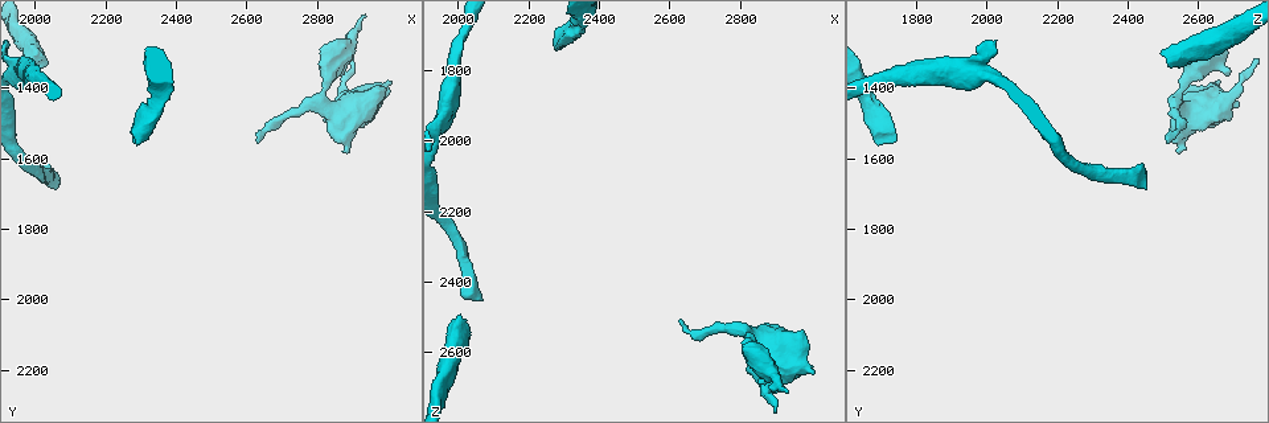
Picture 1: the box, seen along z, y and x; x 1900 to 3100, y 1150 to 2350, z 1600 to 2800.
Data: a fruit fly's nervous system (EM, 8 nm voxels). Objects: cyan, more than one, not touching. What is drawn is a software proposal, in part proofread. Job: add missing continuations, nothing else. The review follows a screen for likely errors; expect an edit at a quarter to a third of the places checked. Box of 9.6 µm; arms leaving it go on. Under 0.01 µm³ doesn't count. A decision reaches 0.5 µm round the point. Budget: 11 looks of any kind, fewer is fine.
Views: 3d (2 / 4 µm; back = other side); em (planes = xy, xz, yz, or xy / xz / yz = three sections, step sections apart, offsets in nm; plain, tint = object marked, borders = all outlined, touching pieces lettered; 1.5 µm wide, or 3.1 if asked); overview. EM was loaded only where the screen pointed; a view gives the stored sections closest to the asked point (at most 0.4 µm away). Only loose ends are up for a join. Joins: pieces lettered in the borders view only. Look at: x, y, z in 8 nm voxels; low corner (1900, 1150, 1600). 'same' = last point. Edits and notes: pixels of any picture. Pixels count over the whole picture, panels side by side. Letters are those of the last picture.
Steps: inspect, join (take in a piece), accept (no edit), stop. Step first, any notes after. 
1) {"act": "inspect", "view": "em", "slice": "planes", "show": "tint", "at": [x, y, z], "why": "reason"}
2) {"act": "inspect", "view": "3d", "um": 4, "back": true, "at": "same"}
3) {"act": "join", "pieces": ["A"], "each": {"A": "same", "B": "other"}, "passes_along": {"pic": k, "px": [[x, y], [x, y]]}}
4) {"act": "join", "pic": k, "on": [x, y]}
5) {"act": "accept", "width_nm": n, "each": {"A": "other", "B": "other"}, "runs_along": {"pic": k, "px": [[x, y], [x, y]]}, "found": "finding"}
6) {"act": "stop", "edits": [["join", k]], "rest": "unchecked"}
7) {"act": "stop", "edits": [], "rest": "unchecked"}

{"act": "inspect", "view": "em", "slice": "yz", "step": 8, "show": "borders", "at": [2050, 1680, 2450], "why": "an open end"}

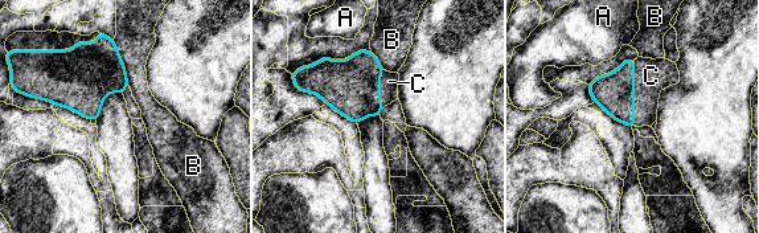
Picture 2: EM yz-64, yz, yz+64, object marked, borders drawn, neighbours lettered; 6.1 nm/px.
{"act": "inspect", "view": "em", "slice": "planes", "show": "borders", "at": "same", "why": "cut it another way"}

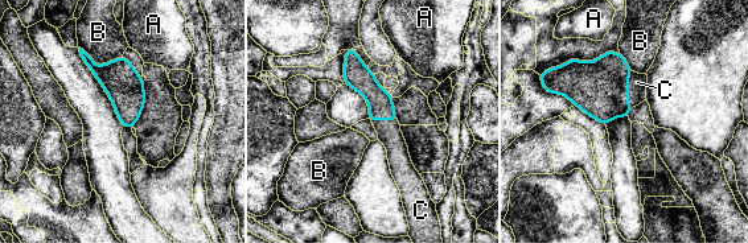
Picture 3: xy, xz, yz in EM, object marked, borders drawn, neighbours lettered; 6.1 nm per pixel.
{"act": "join", "pieces": ["C"], "width_nm": 150, "each": {"A": "other", "B": "other", "C": "same"}, "found": "the neuron continues"}

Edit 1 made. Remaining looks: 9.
{"act": "inspect", "view": "overview", "why": "redraw"}

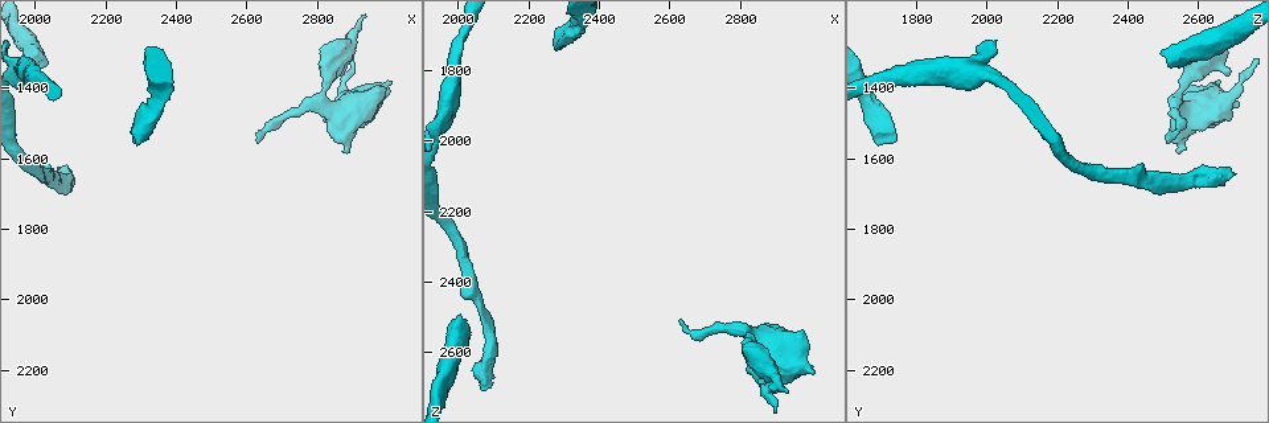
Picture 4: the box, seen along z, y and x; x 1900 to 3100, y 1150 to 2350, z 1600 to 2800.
{"act": "inspect", "view": "3d", "um": 2, "at": [2890, 1580, 2540], "why": "an open end"}

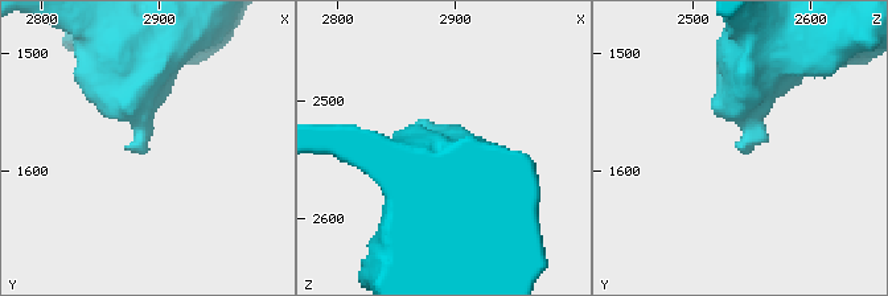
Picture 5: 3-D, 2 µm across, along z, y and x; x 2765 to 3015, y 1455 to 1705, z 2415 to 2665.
{"act": "inspect", "view": "em", "slice": "xz", "step": 8, "show": "tint", "at": [2888, 1584, 2544], "why": "need the tissue"}

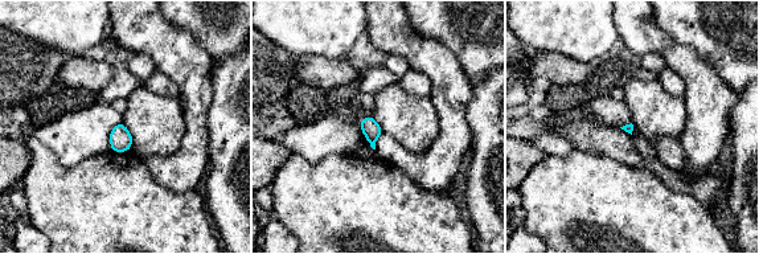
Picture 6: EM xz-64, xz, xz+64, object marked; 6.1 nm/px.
{"act": "inspect", "view": "em", "slice": "planes", "show": "borders", "at": "same"}

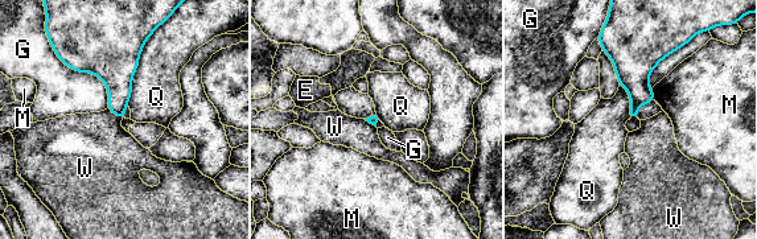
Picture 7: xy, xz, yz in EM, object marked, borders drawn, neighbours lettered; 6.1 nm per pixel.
{"act": "accept", "longest_contact_nm": ["Q", 480], "each": {"E": "other", "G": "other", "M": "other", "Q": "other", "W": "other"}, "border": {"pic": 7, "px": [[152, 32], [140, 53], [126, 104]]}, "found": "none of them fits"}

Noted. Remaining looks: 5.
{"act": "inspect", "view": "em", "slice": "yz", "step": 4, "show": "tint", "at": [2640, 1550, 2520], "why": "branch stops here"}

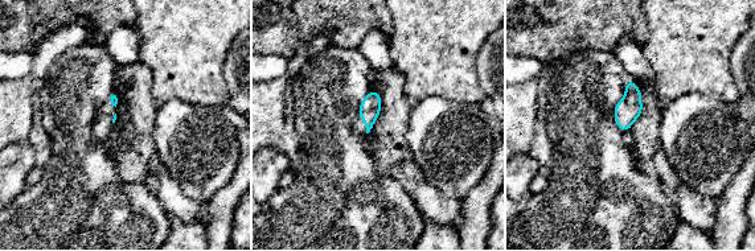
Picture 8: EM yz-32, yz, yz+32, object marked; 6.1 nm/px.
{"act": "inspect", "view": "em", "slice": "planes", "show": "borders", "at": "same", "why": "another direction"}

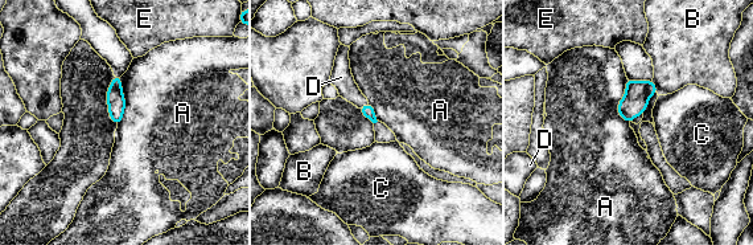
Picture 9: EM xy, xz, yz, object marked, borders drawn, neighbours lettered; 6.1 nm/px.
{"act": "join", "pieces": ["D"], "each": {"A": "other", "B": "other", "C": "other", "D": "same", "E": "other"}, "passes_along": {"pic": 9, "px": [[367, 110], [363, 105], [341, 77]]}, "found": "the neuron continues"}

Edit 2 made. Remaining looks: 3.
{"act": "inspect", "view": "overview"}

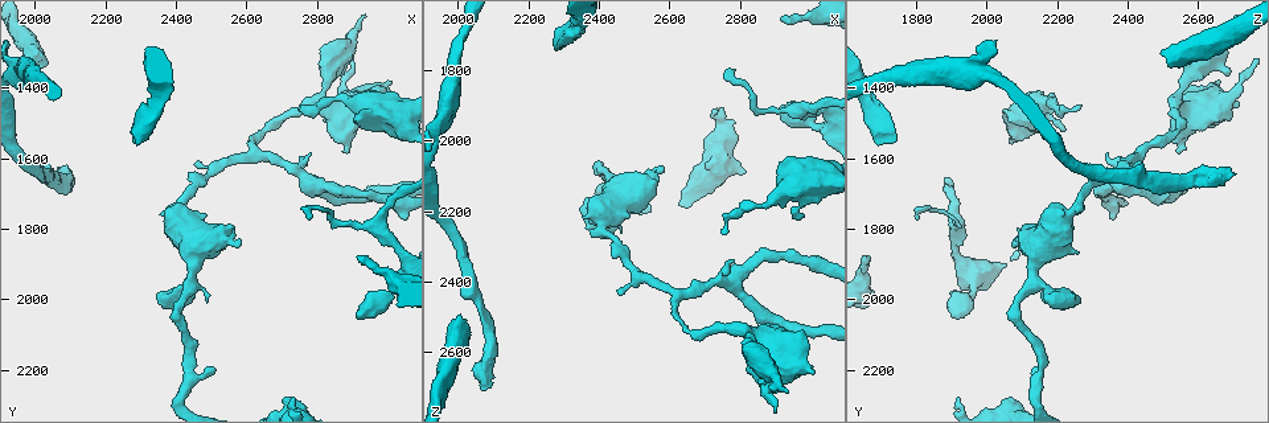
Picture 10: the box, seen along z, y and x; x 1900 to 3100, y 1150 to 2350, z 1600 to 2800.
{"act": "inspect", "view": "em", "slice": "xz", "step": 8, "show": "tint", "at": [2520, 1780, 2140], "why": "stops while still wide"}

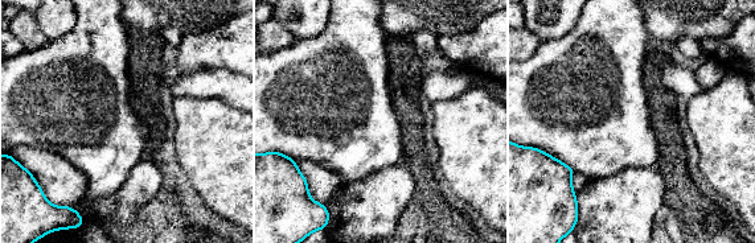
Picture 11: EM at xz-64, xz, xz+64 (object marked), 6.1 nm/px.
{"act": "inspect", "view": "em", "slice": "planes", "show": "borders", "at": "same"}

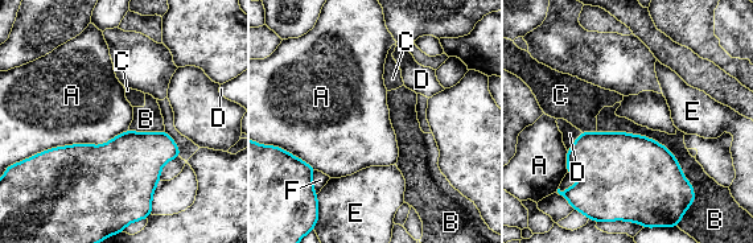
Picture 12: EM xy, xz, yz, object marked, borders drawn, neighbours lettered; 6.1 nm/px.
{"act": "accept", "each": {"A": "other", "B": "other", "C": "other", "D": "other", "E": "other", "F": "other"}, "found": "none of them fits"}

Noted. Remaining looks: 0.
{"act": "stop", "edits": [["join", 3], ["join", 9]], "rest": "unchecked"}

